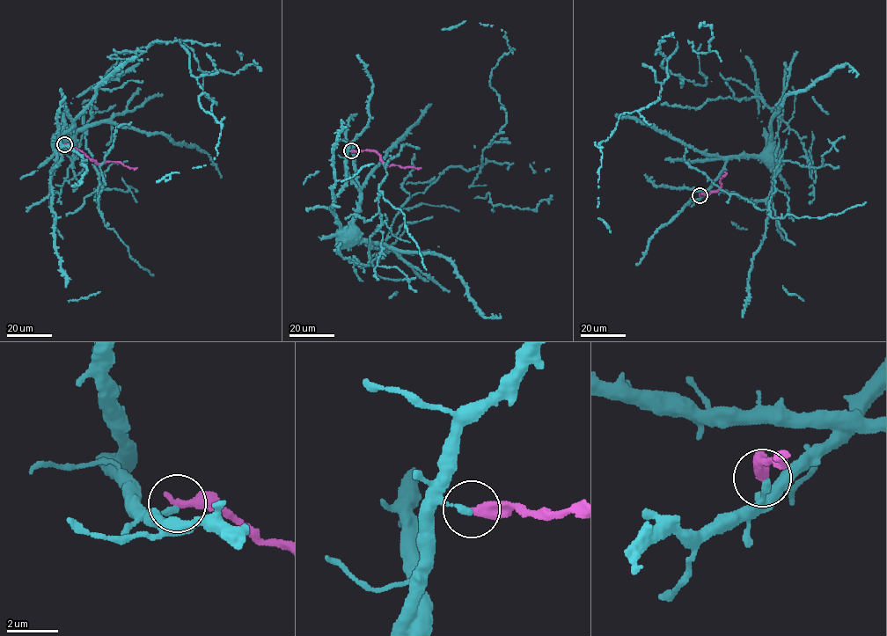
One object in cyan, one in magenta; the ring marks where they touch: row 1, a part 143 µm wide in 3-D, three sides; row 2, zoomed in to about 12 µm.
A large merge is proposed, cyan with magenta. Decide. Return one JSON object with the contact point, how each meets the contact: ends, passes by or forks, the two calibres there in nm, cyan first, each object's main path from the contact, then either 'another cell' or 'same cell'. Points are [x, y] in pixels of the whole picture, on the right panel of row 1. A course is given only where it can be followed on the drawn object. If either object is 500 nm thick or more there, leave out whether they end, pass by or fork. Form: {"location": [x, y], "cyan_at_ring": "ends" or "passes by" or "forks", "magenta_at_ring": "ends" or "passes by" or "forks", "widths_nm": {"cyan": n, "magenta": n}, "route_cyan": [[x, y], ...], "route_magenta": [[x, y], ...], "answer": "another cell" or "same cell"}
{"location": [700, 195], "cyan_at_ring": "ends", "magenta_at_ring": "ends", "widths_nm": {"cyan": 220, "magenta": 400}, "route_cyan": [[700, 195], [700, 197], [707, 190], [729, 158], [770, 157], [769, 154]], "route_magenta": [[700, 195], [718, 191], [724, 171]], "answer": "another cell"}

